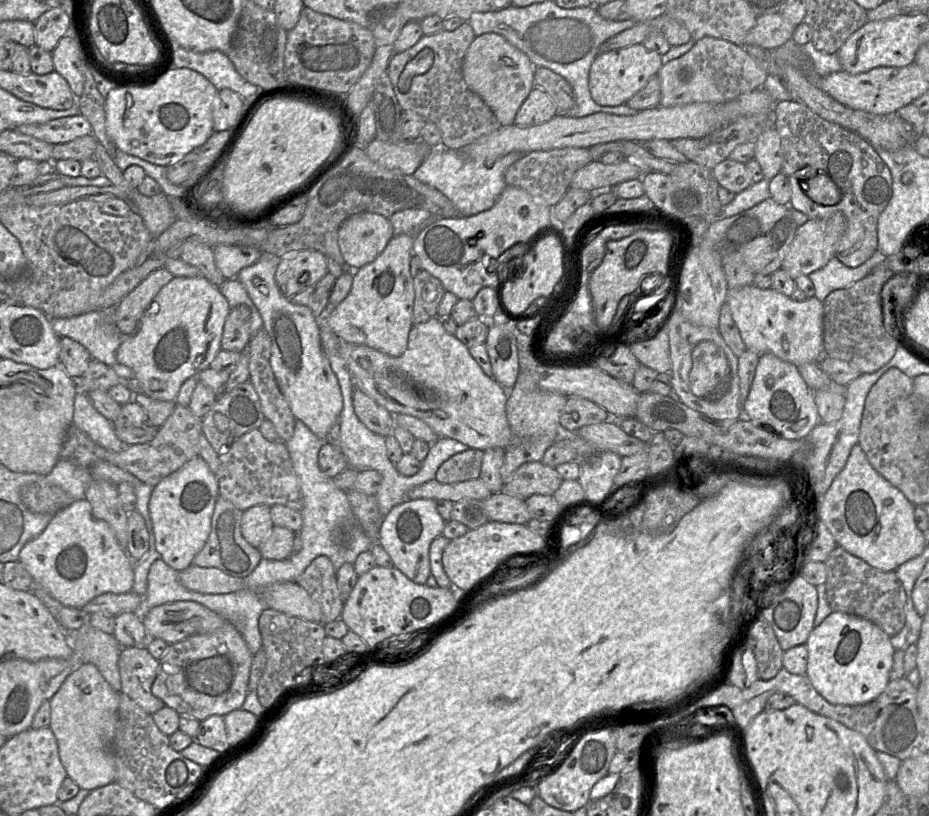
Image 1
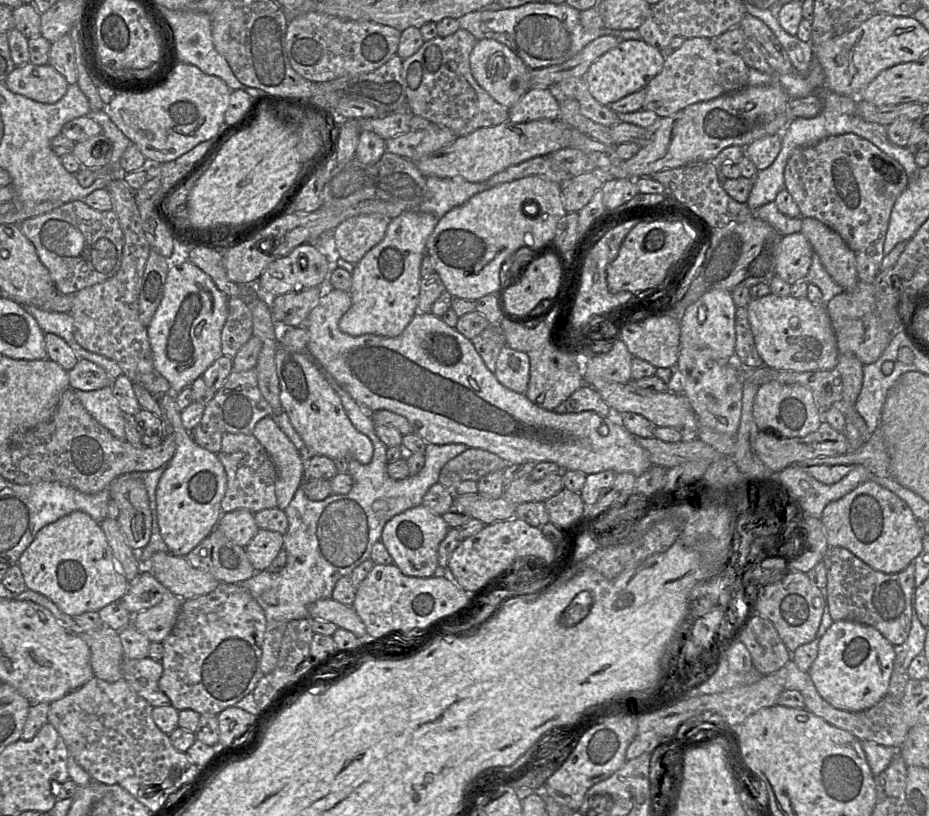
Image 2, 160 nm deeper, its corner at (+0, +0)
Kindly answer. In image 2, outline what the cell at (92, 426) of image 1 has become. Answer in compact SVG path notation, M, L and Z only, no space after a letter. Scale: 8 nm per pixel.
M112 385L98 390L74 390L90 415L119 440L126 440L125 413L113 395Z

